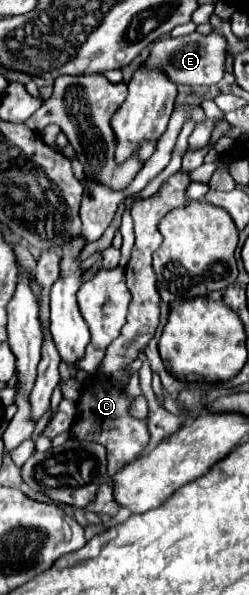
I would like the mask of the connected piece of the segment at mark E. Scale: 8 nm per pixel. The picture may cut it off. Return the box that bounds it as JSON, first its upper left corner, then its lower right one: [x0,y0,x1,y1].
[145,32,227,86]

